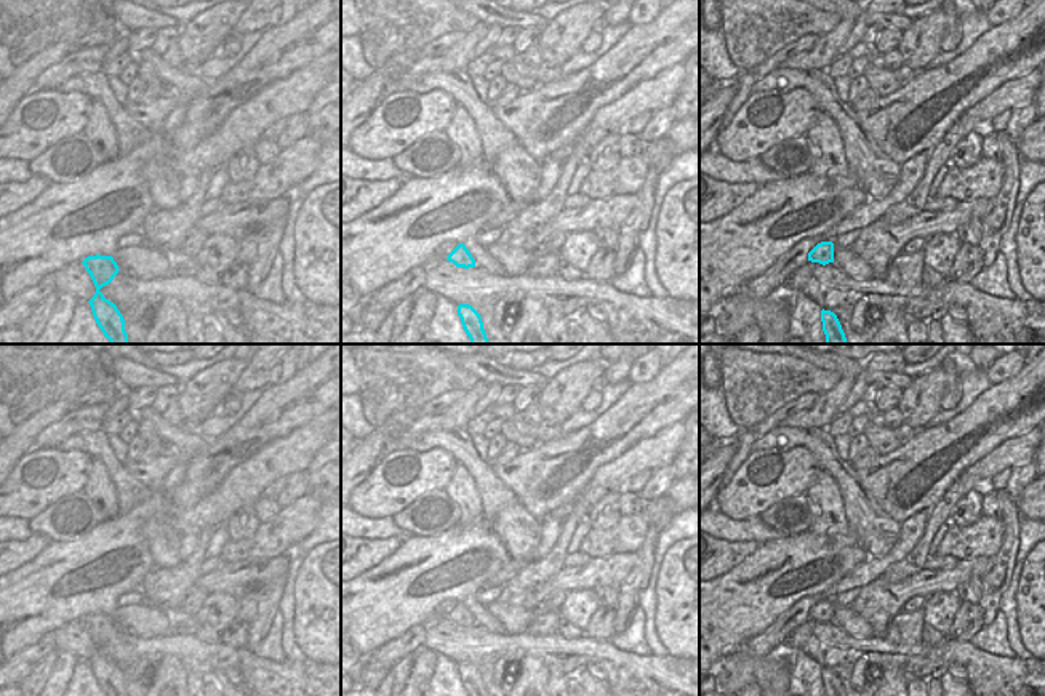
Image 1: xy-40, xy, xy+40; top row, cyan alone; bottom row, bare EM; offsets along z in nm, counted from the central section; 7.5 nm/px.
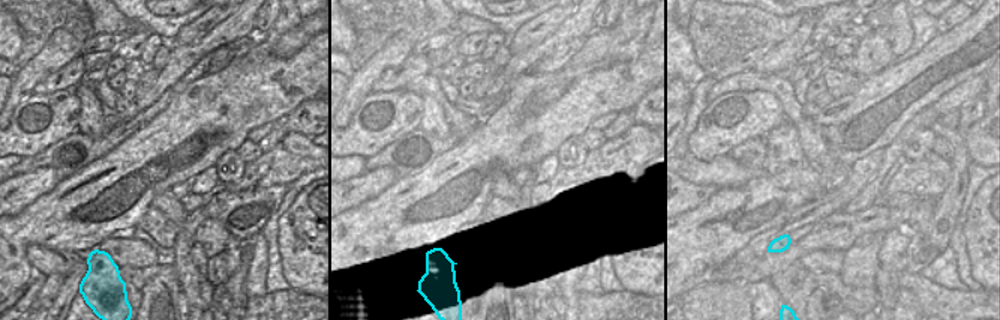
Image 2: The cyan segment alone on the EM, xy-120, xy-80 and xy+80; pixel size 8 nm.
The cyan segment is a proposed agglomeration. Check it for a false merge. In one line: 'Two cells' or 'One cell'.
One cell.

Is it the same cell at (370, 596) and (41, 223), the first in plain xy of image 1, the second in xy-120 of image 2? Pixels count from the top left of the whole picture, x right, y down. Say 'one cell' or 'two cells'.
one cell

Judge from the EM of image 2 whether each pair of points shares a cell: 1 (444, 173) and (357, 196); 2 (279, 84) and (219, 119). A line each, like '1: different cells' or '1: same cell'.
1: different cells
2: same cell

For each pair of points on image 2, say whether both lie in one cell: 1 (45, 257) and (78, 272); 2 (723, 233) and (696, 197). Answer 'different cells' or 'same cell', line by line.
1: different cells
2: different cells

